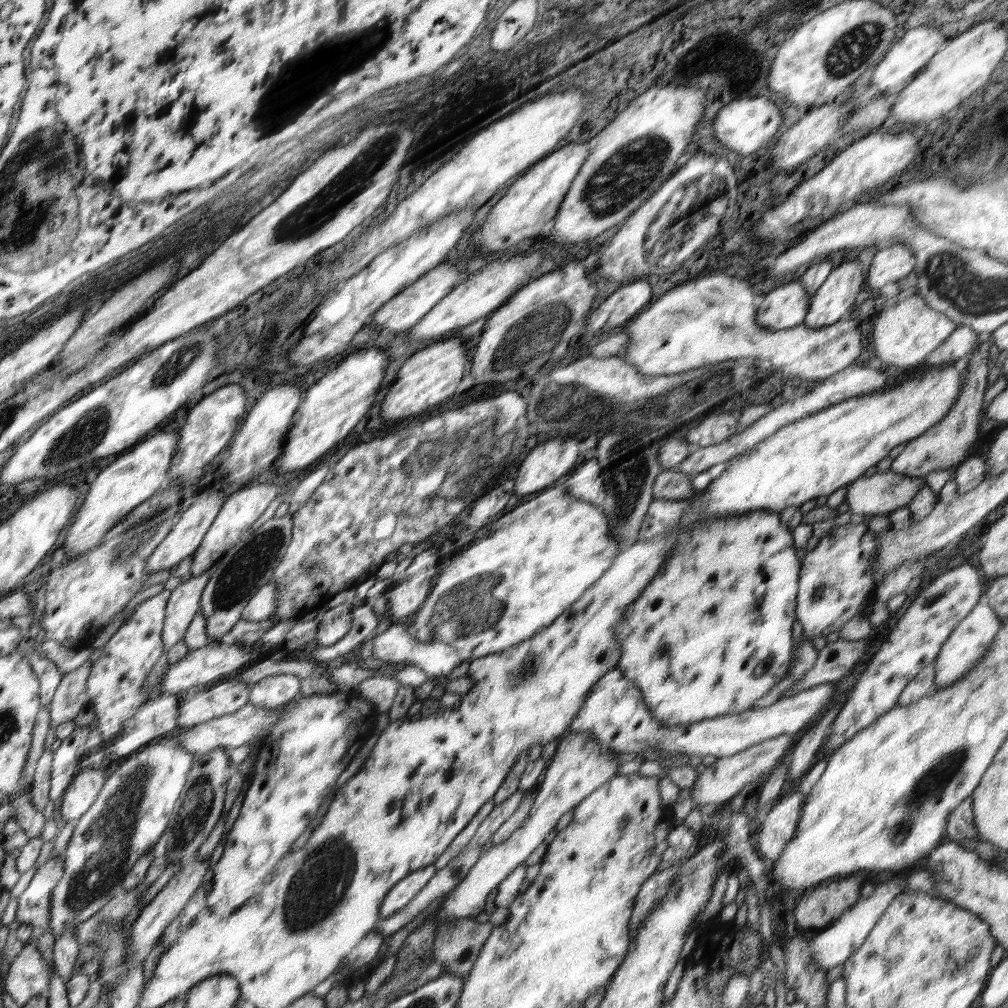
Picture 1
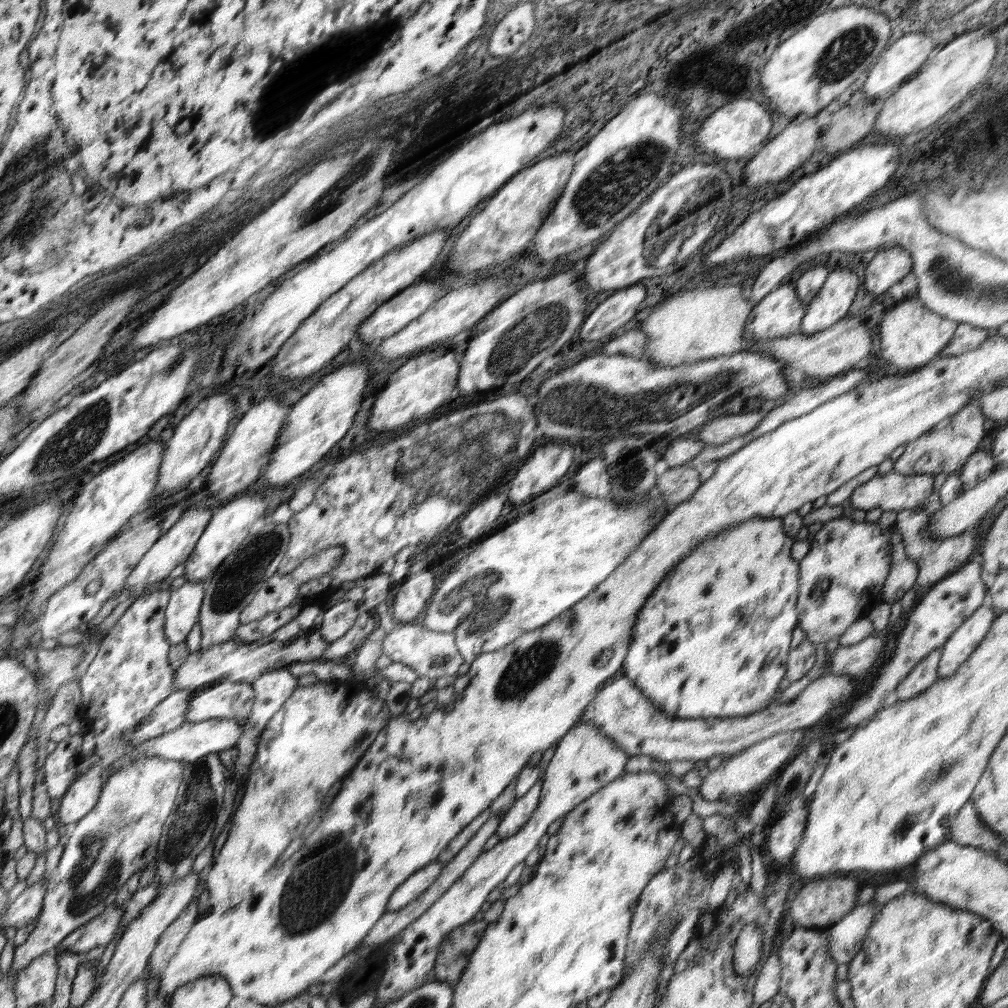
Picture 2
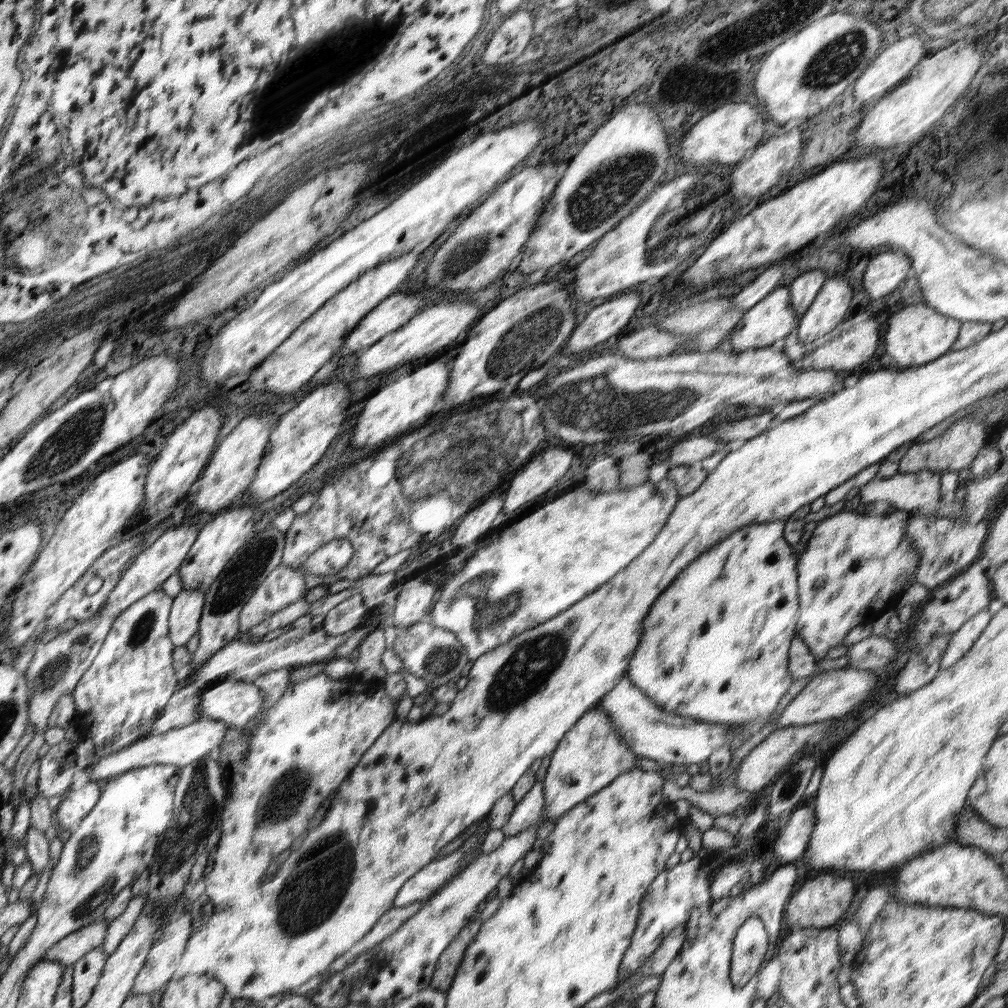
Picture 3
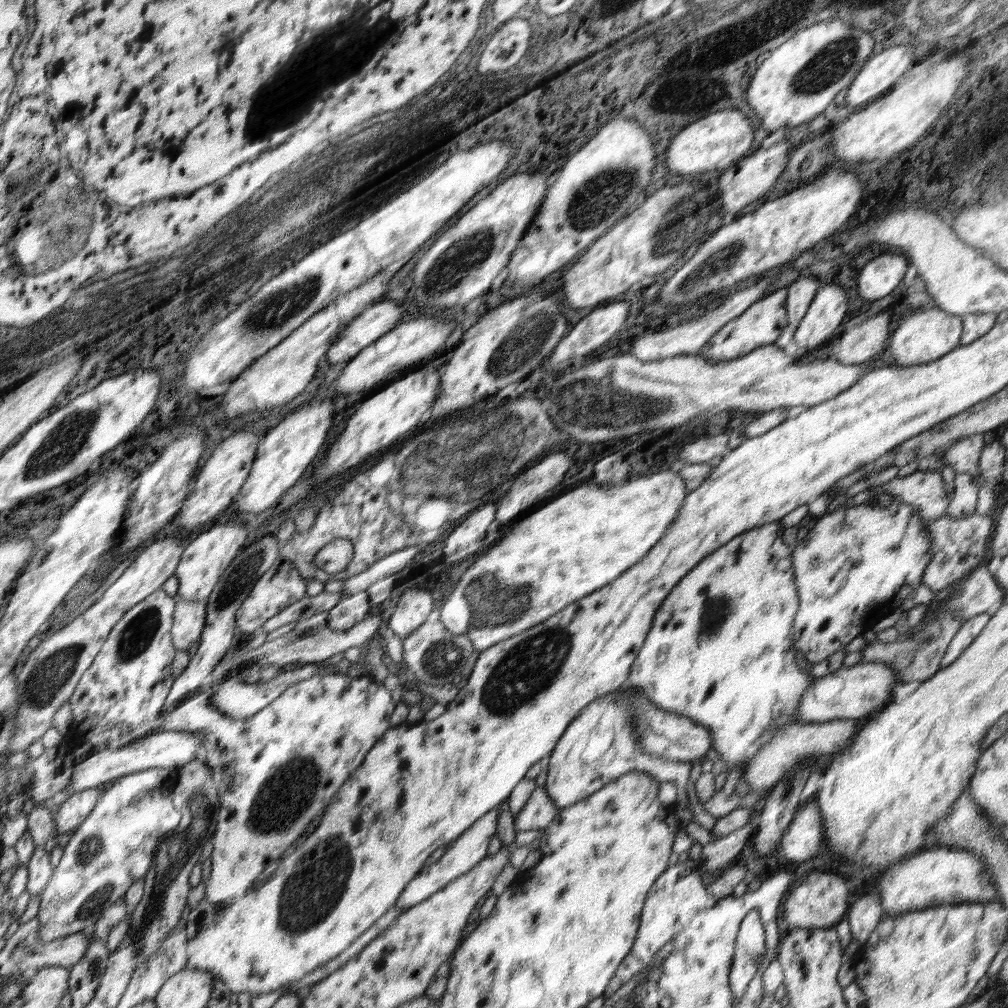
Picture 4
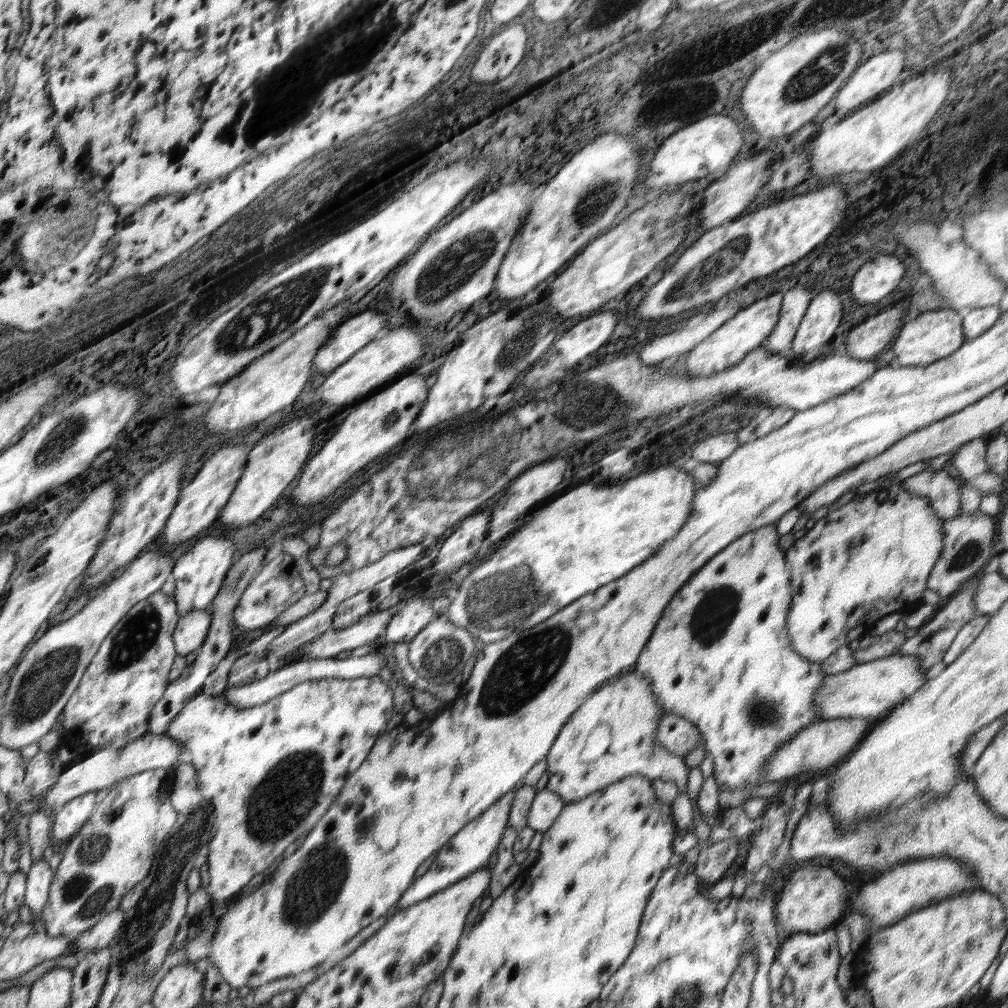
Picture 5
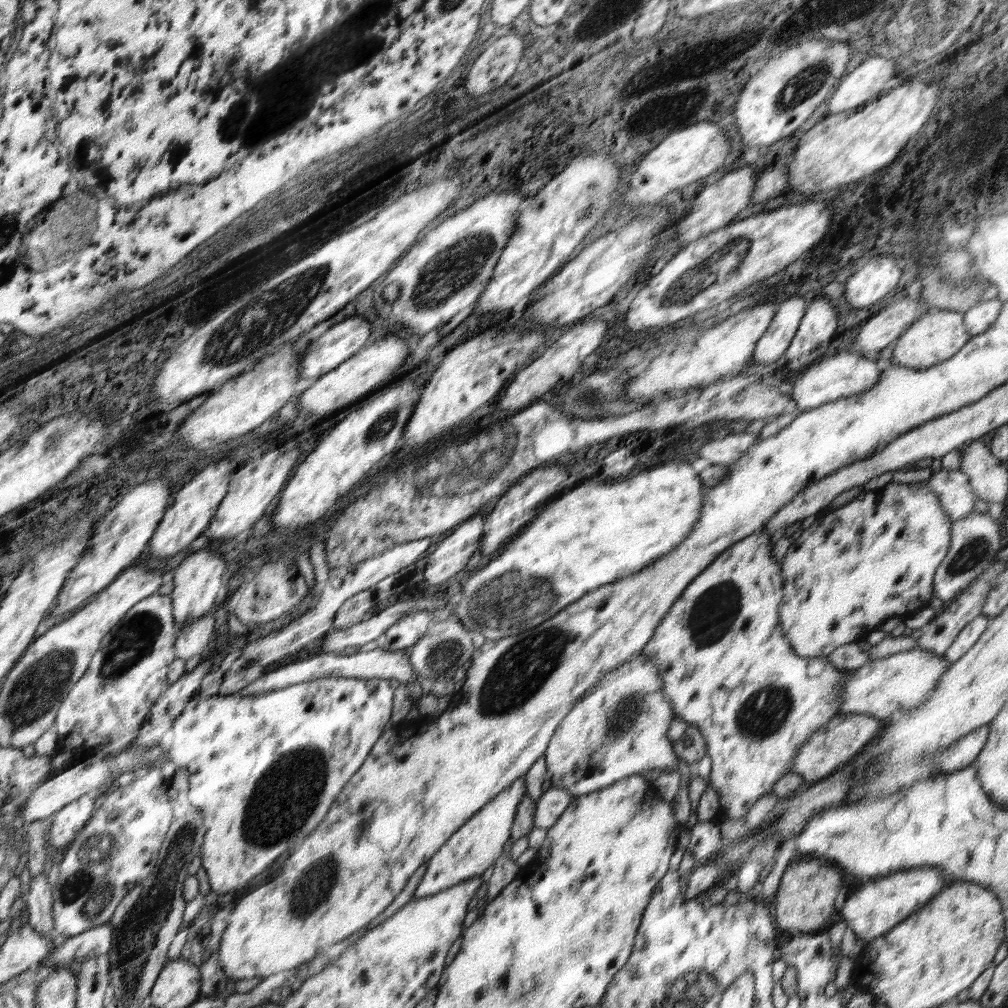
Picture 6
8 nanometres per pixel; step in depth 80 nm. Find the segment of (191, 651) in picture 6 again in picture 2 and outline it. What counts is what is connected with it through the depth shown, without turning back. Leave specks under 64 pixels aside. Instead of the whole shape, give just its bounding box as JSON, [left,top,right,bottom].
[164,580,206,646]

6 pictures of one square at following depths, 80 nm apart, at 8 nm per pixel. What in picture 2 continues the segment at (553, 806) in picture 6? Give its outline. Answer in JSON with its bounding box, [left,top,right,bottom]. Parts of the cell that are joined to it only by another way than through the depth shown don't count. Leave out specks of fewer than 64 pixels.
[495,778,543,841]

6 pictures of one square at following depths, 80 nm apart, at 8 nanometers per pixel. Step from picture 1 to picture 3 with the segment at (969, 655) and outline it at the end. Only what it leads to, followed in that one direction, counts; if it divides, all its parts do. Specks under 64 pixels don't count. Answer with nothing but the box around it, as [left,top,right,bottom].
[940,607,992,670]

